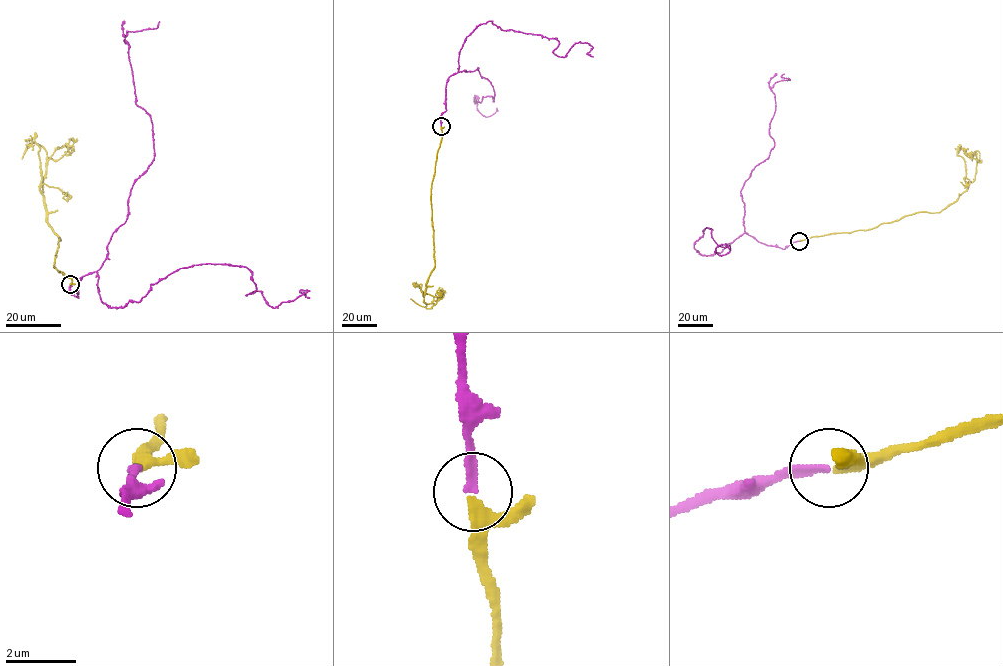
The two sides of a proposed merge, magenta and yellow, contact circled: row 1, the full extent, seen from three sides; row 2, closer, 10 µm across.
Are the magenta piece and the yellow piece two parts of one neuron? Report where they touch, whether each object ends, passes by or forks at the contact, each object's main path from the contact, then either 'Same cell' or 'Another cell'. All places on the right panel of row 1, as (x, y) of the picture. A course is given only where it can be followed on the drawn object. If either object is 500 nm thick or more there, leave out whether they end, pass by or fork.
Place: (799, 241). At the ring magenta ends. At the ring yellow passes by. Course of magenta: (799, 241), (783, 249), (745, 232), (710, 255), (694, 243), (706, 227), (730, 245), (719, 255), (730, 249). Course of yellow: (800, 241), (869, 230), (919, 212), (939, 212), (975, 178), (976, 157), (963, 151). Same cell

